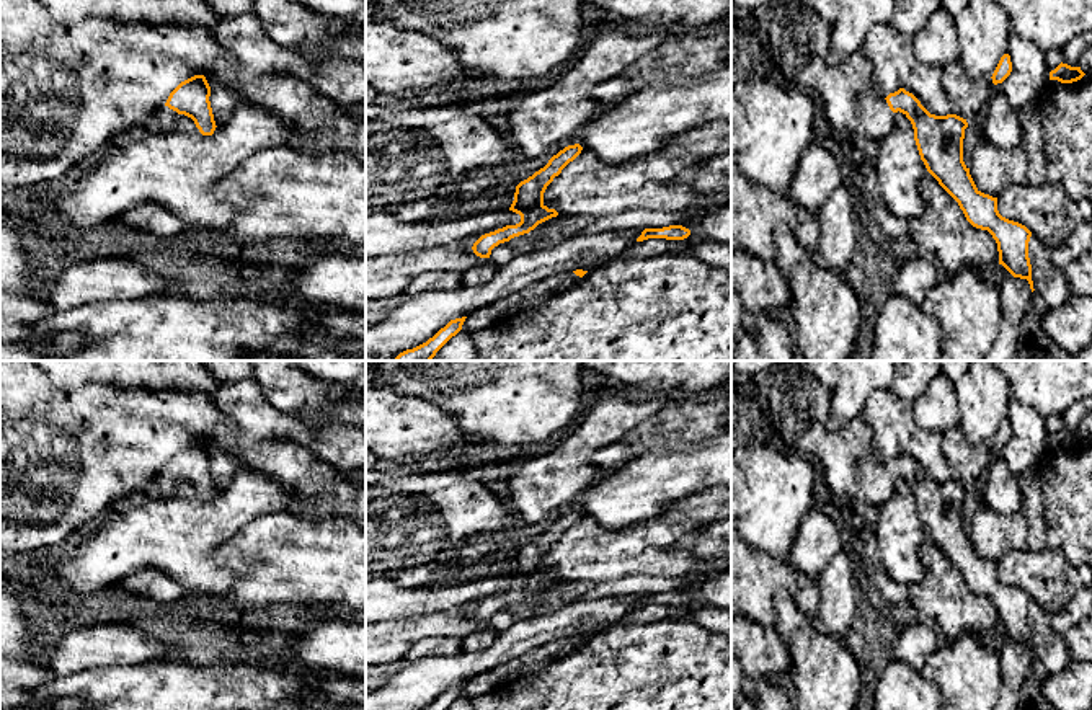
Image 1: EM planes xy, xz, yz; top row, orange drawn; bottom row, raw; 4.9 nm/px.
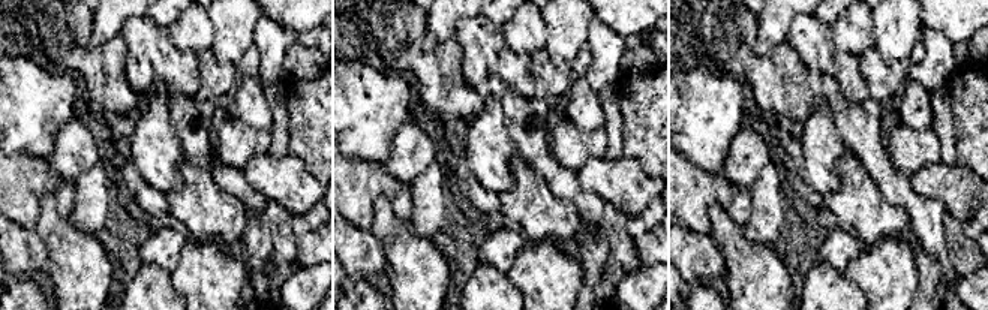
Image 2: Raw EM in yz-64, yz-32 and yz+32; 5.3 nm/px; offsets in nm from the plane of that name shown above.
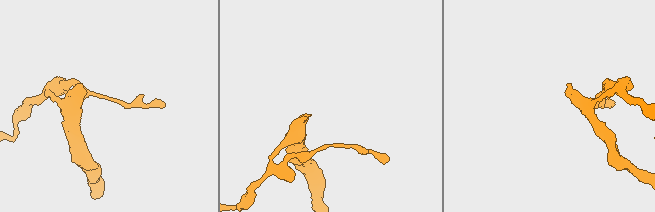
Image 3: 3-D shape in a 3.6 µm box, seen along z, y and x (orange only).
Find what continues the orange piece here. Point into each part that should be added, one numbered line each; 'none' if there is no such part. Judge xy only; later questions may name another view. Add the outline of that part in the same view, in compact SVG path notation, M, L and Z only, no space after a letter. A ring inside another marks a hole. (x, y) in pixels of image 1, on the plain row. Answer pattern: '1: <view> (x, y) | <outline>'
1: xy (165, 483) | M163 472L157 481L155 481L155 491L162 496L168 496L175 491L175 486L180 480L173 475L170 475L168 472Z

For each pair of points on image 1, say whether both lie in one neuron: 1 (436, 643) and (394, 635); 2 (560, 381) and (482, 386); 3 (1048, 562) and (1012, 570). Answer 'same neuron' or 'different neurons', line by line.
1: different neurons
2: same neuron
3: same neuron

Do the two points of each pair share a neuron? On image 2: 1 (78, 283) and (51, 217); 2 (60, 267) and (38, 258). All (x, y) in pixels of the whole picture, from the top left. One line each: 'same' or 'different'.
1: same
2: different

